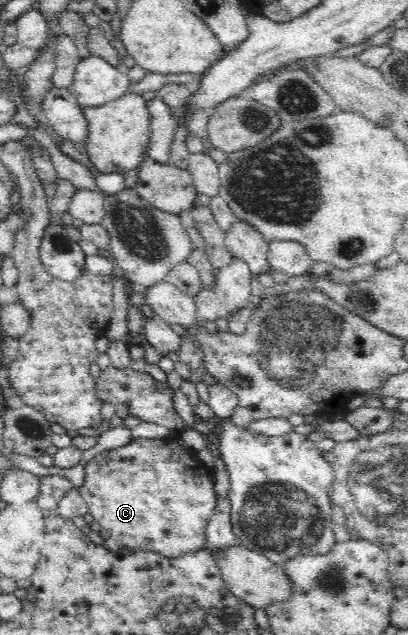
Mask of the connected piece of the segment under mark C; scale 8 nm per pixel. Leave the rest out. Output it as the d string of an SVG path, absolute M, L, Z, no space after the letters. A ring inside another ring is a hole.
M167 437L151 440L146 438L133 438L127 446L103 451L102 453L97 454L85 465L84 470L85 481L81 487L78 487L78 490L87 503L88 513L93 516L94 520L99 523L102 529L109 531L109 537L120 546L127 546L131 549L154 551L155 553L161 554L163 557L181 557L181 555L195 553L197 550L204 549L206 544L206 527L215 512L218 498L216 497L214 483L211 481L211 478L209 478L209 469L205 464L197 460L195 451L181 446L179 443L176 443Z

